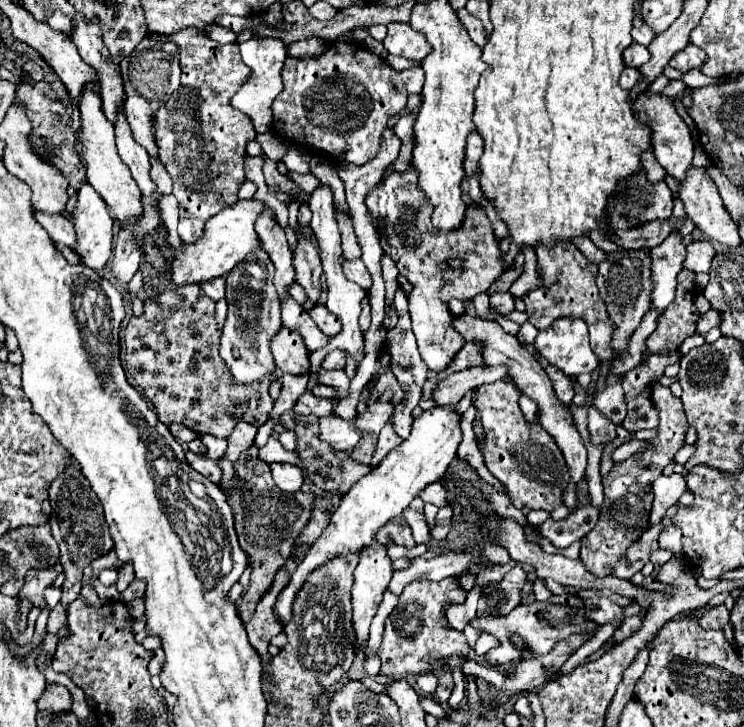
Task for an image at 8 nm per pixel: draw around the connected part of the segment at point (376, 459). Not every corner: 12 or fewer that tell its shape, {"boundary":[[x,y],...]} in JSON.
{"boundary":[[391,424],[379,434],[371,466],[375,468],[401,438],[393,432]]}

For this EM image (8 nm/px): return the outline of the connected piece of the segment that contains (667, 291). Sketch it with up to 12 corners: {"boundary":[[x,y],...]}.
{"boundary":[[673,230],[651,250],[653,304],[661,314],[675,298],[685,260]]}

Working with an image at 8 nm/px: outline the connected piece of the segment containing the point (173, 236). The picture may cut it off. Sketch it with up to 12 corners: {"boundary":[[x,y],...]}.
{"boundary":[[161,195],[158,206],[168,242],[179,248],[179,206],[172,195]]}

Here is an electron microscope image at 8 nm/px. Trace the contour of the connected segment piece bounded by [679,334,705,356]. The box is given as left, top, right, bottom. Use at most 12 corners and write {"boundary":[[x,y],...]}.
{"boundary":[[693,334],[679,346],[681,356],[691,348],[705,344],[705,336]]}

